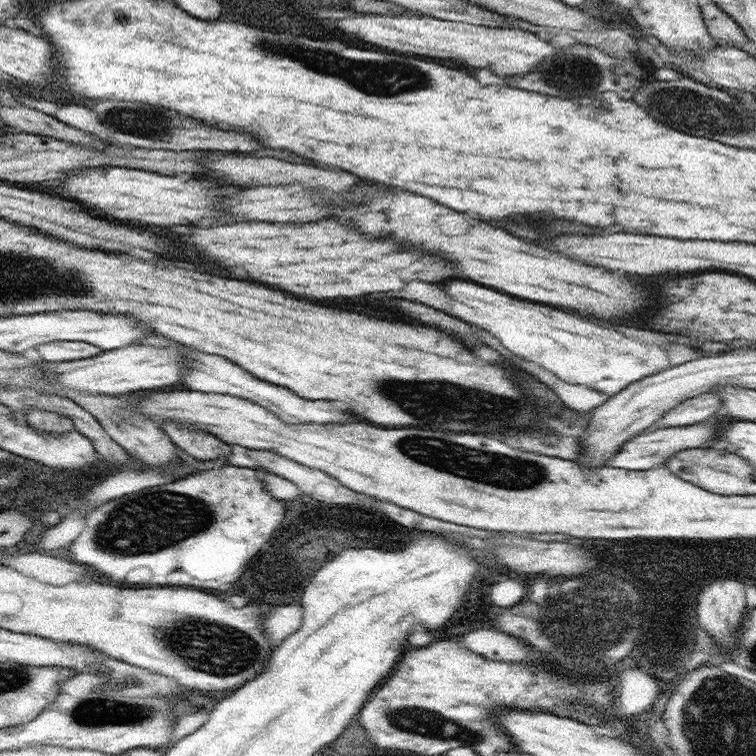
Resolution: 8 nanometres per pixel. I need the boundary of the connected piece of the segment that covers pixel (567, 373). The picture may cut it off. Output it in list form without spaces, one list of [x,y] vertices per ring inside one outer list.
[[[464,280],[448,282],[448,294],[452,296],[452,316],[458,316],[466,323],[472,322],[476,326],[482,326],[484,330],[500,338],[504,348],[522,356],[512,360],[536,362],[556,374],[563,382],[581,384],[608,392],[608,396],[612,396],[628,384],[670,367],[664,346],[642,344],[624,336],[618,330],[602,328],[598,324],[542,304],[524,302],[508,294],[500,294],[492,288],[484,288],[480,284]]]

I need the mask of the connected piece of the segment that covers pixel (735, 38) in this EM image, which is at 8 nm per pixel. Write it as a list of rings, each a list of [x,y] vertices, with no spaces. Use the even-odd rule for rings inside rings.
[[[714,2],[703,5],[701,11],[707,31],[712,37],[720,43],[732,40],[734,46],[746,50],[746,44],[750,42],[750,39],[741,30],[740,25],[736,24],[735,19],[728,16],[728,14],[720,9]]]

